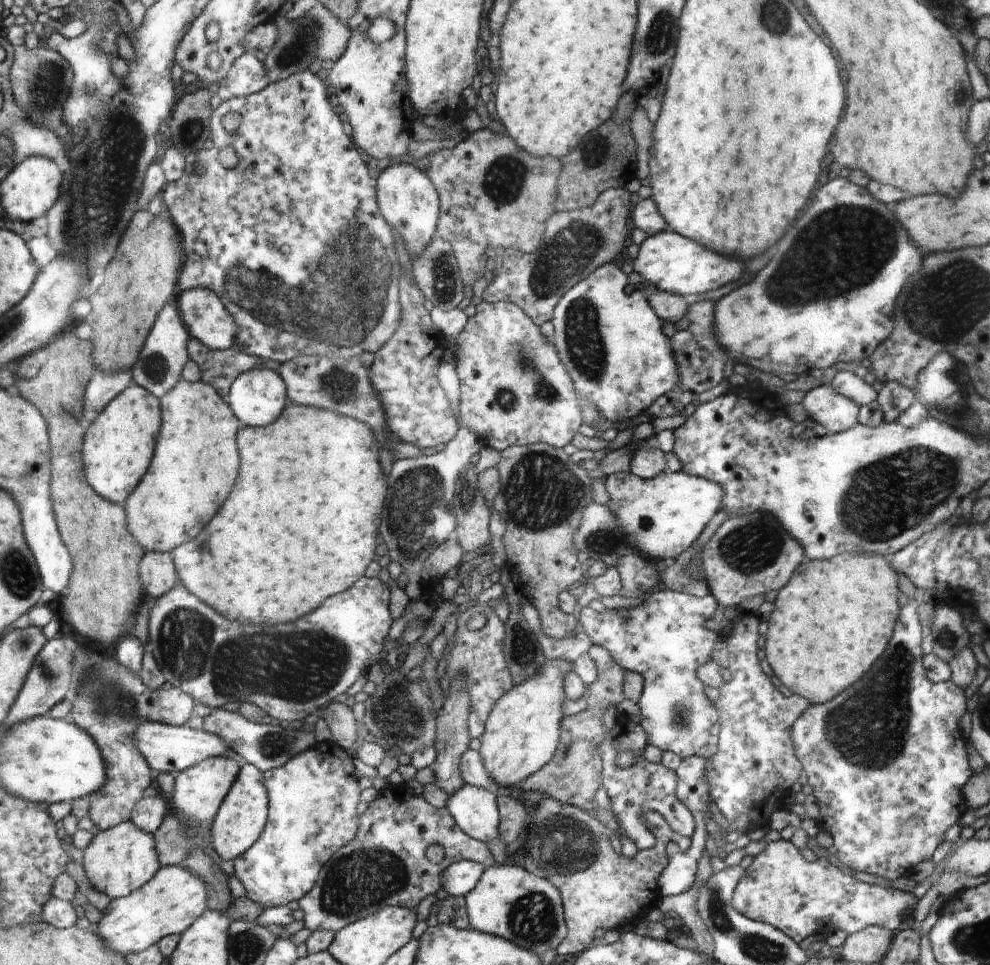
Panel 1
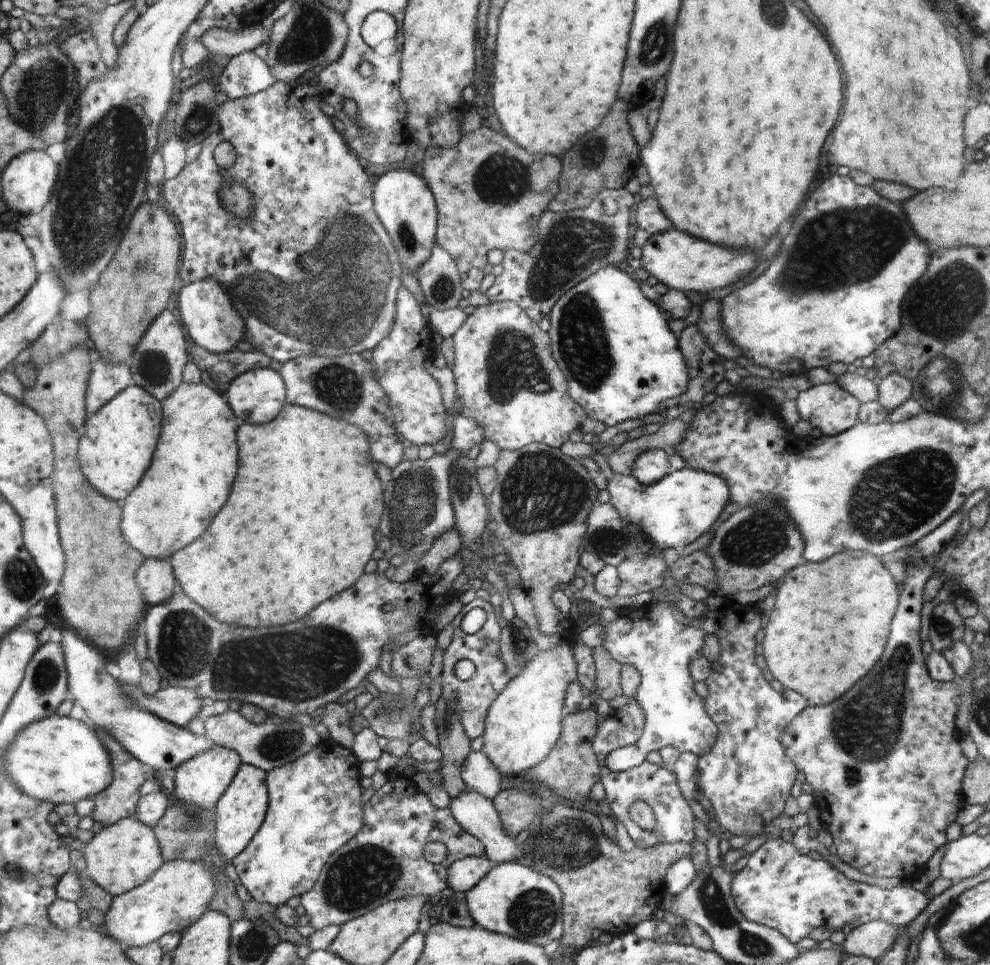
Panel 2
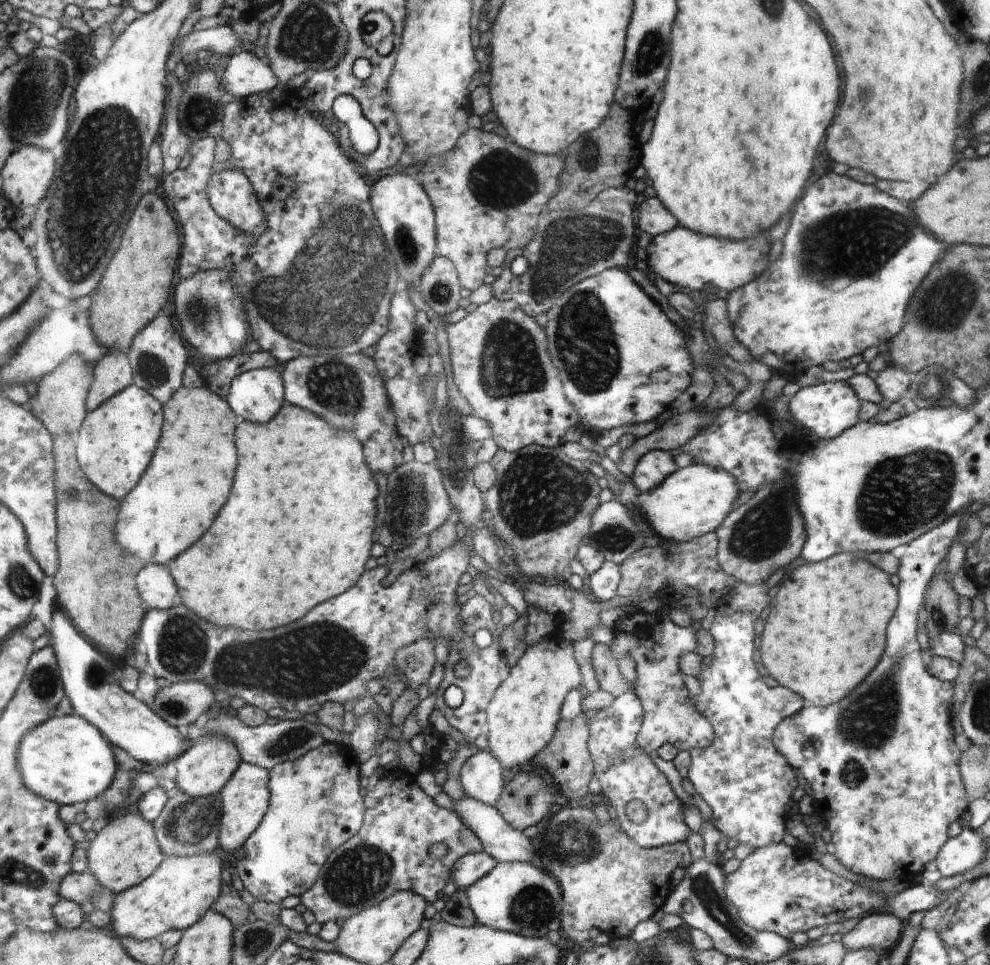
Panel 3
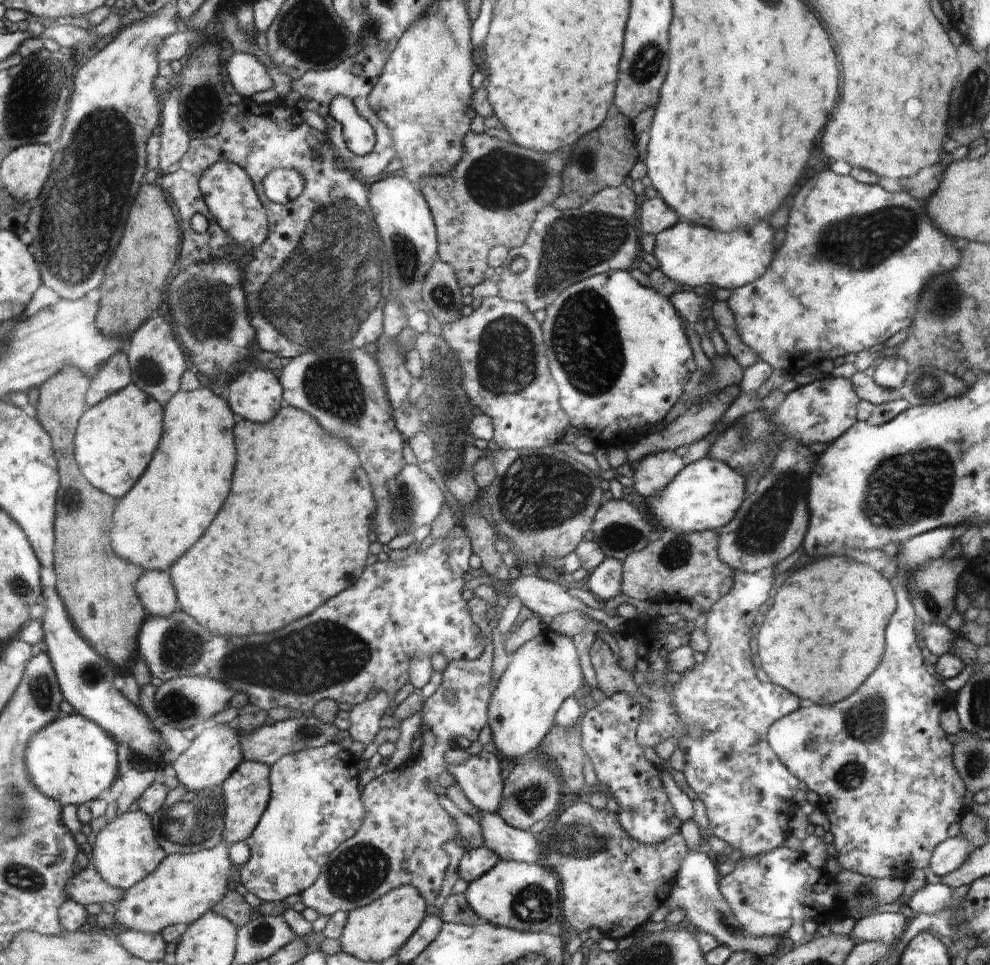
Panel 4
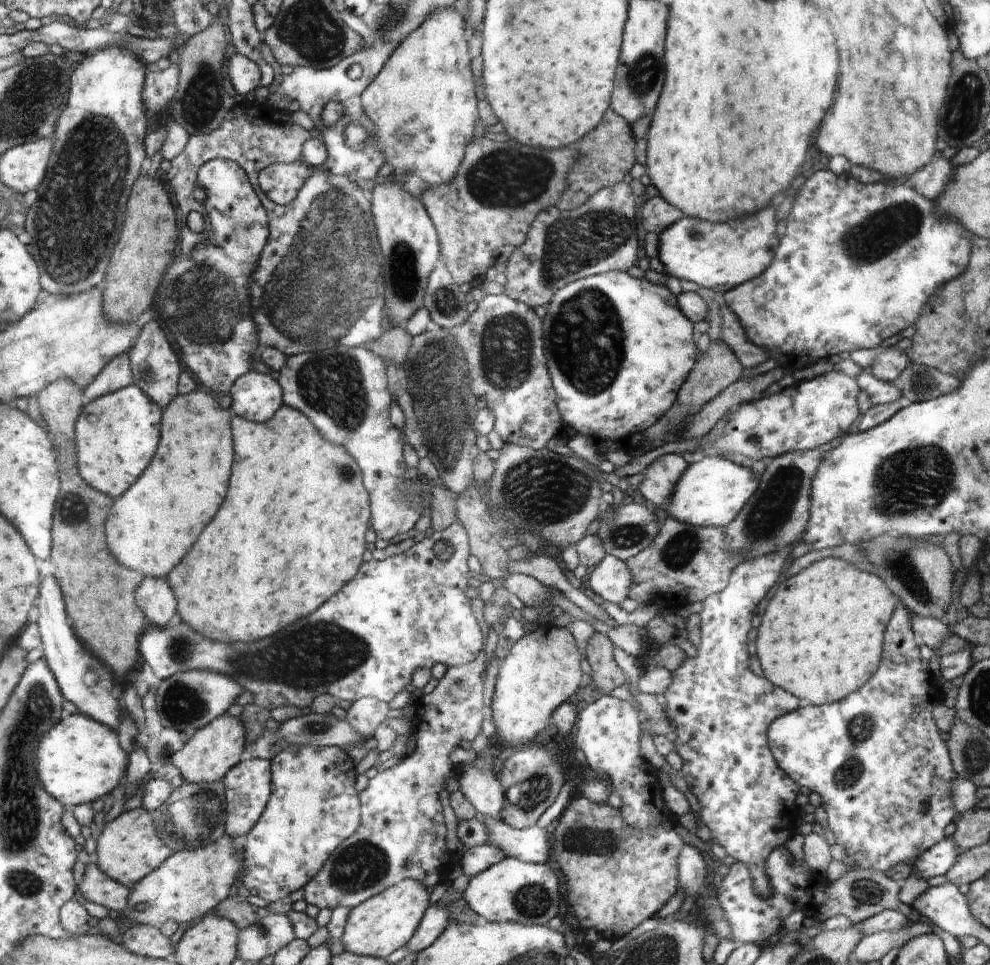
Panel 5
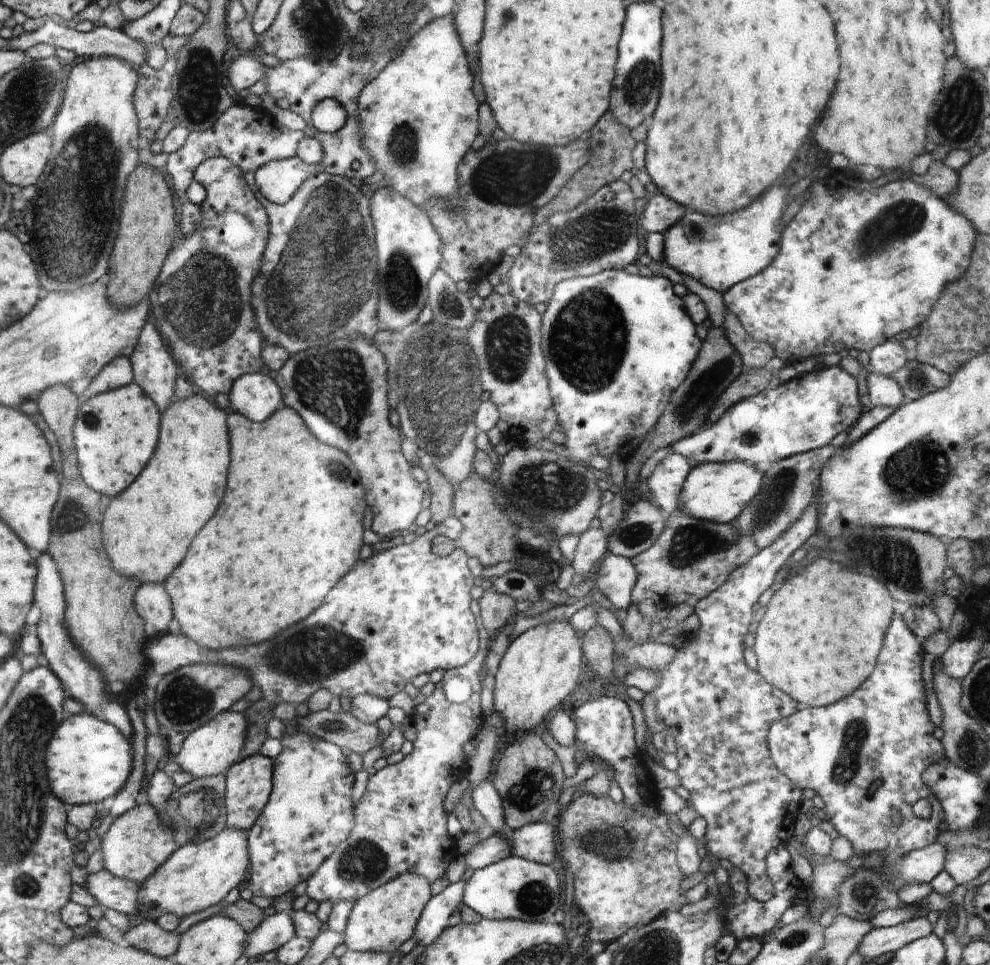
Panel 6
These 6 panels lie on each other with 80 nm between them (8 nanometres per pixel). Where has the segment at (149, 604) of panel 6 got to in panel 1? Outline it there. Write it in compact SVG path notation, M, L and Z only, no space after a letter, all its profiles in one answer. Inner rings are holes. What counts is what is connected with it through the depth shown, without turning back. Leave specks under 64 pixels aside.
M182 379L161 402L166 408L166 428L162 428L162 440L158 440L154 468L138 484L138 492L126 500L125 508L134 540L147 552L146 560L142 560L142 584L146 584L148 596L156 599L166 595L178 580L169 554L192 540L220 510L238 478L240 462L236 448L240 422L212 385Z

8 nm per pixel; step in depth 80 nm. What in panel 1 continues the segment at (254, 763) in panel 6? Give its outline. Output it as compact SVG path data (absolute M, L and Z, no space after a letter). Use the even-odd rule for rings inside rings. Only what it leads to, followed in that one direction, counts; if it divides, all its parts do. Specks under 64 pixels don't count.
M243 762L232 788L228 790L228 794L220 804L210 830L212 848L222 858L222 861L239 859L249 851L250 846L260 838L268 822L268 808L269 801L264 787L264 774L256 765Z

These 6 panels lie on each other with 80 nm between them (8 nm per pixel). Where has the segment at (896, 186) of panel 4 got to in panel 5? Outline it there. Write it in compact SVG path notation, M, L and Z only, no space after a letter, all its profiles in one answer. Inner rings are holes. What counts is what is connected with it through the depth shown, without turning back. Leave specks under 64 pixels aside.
M938 158L938 160L930 161L926 168L918 170L916 174L912 174L904 185L914 189L928 200L935 199L949 181L952 172L952 164L950 160Z

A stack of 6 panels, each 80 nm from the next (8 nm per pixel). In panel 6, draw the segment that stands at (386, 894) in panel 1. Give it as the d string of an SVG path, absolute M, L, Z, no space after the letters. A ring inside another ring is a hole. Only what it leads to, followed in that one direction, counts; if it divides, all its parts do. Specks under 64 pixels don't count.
M477 600L470 604L476 614L478 632L483 634L481 648L465 665L450 669L444 682L452 676L468 678L472 694L466 702L452 704L442 694L442 681L424 702L416 705L411 720L417 737L413 751L401 762L387 765L369 776L366 792L358 801L355 812L355 827L350 836L325 860L315 874L306 880L306 893L310 900L319 904L326 900L359 901L370 892L404 873L426 877L430 884L446 874L446 866L456 858L454 840L446 832L444 796L448 788L466 776L468 756L463 746L482 730L485 717L480 707L482 682L478 675L486 661L486 646L490 634L483 625Z

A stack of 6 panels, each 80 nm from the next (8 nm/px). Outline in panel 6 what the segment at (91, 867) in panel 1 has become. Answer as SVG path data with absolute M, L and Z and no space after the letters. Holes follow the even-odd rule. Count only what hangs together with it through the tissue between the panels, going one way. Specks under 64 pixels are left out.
M150 803L134 805L130 810L115 818L108 832L102 838L103 868L114 876L141 885L177 849L173 834L174 831L168 831L162 826L153 805Z

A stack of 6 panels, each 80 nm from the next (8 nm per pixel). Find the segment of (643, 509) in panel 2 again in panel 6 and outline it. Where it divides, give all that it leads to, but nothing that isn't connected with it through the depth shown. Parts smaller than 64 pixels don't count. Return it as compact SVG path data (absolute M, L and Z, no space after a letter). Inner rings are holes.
M738 460L702 463L690 469L682 483L679 513L710 522L734 522L745 506L759 493L764 472Z

